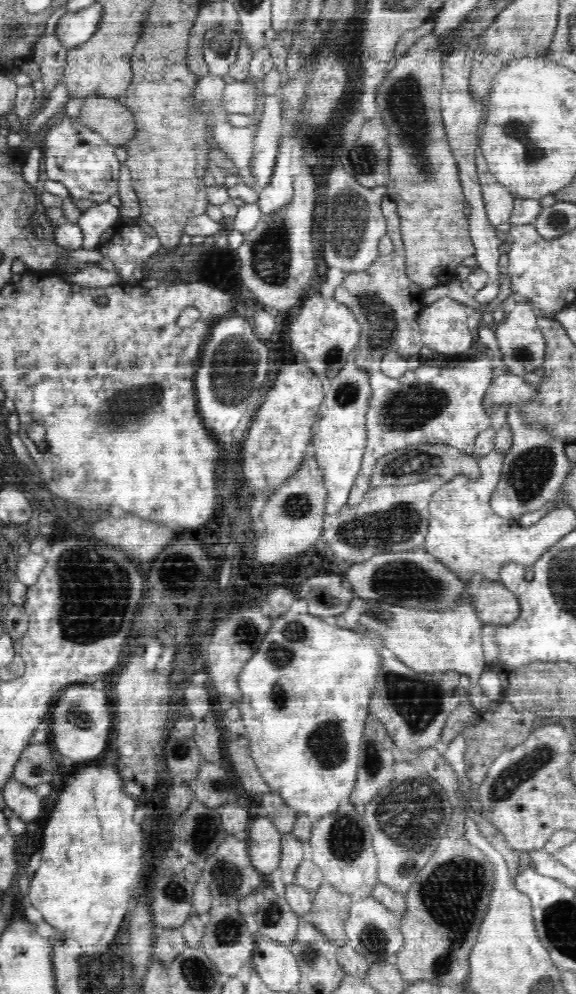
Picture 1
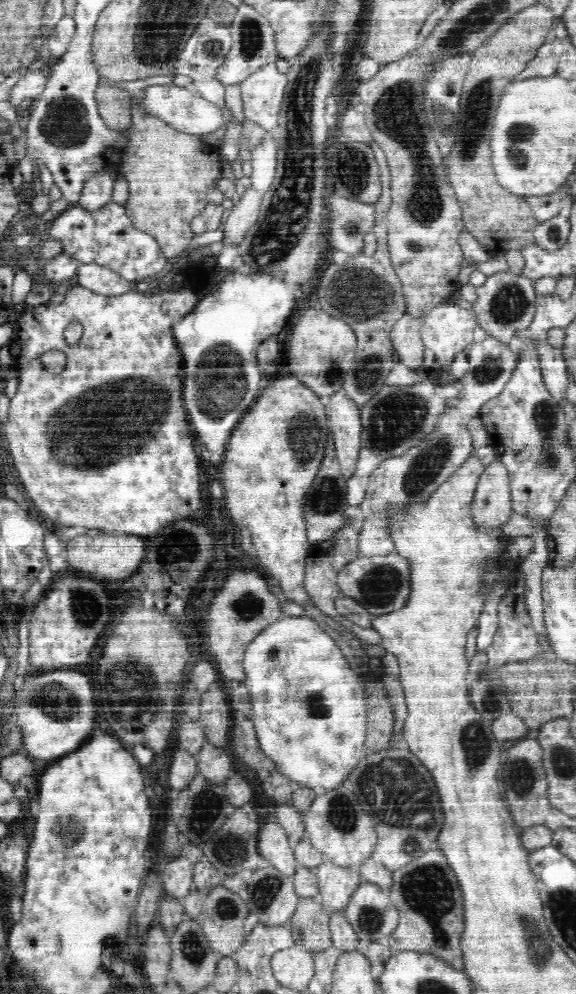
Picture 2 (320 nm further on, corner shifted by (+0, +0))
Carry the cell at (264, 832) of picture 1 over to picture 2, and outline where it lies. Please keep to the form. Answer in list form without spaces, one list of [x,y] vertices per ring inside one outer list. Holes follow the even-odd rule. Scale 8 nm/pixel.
[[[278,822],[266,823],[260,828],[258,850],[282,875],[292,878],[297,862],[284,827]]]

